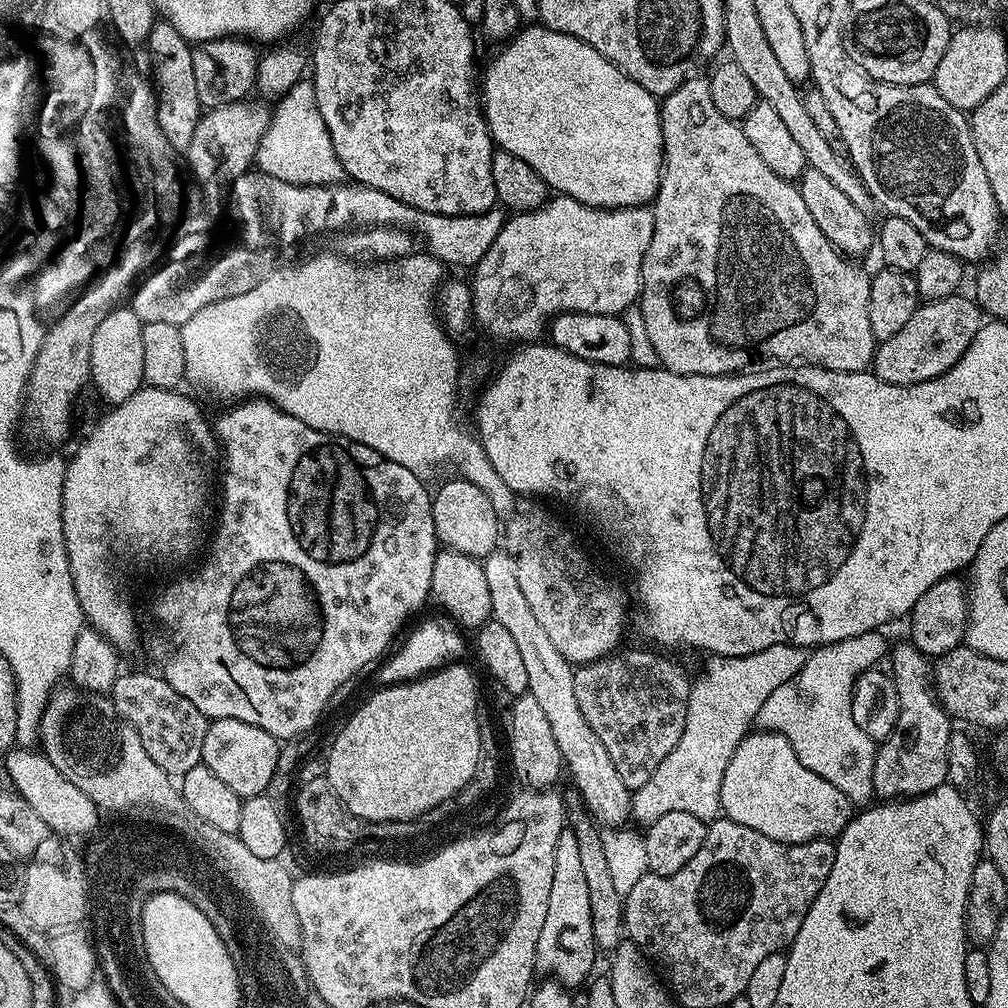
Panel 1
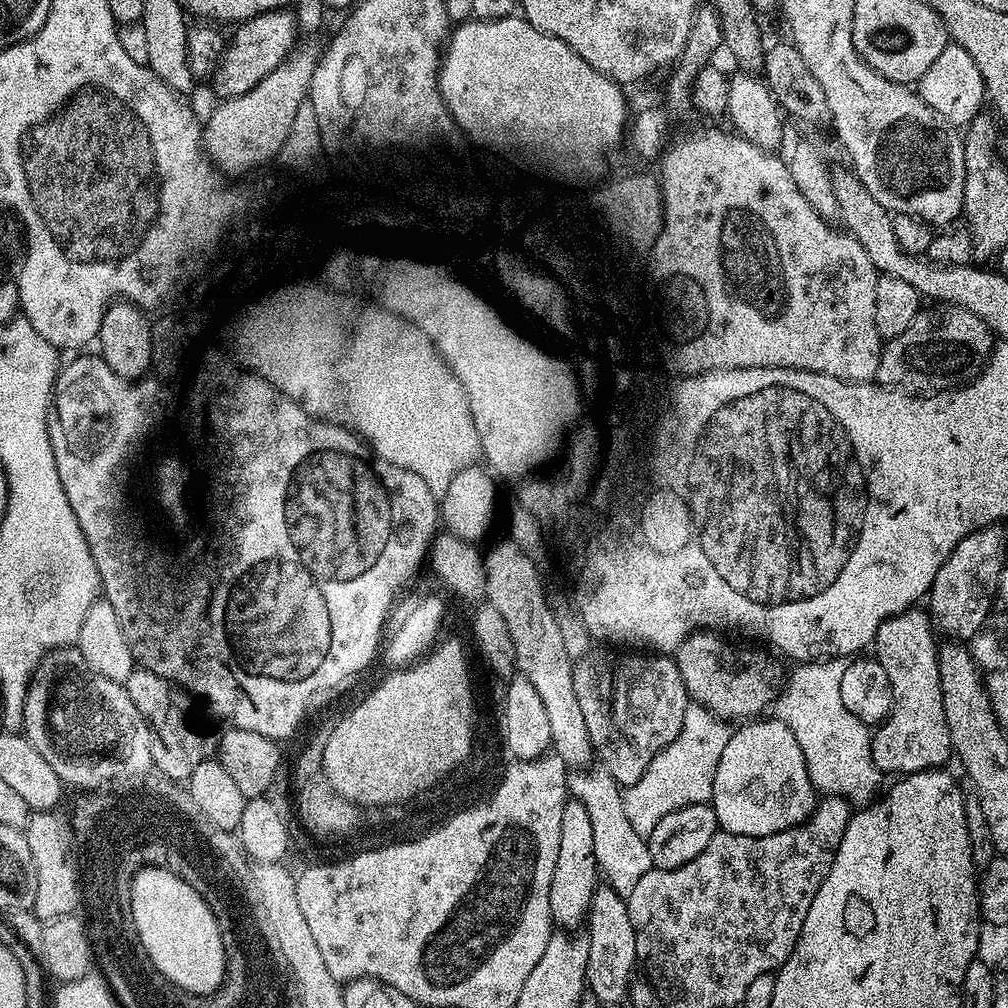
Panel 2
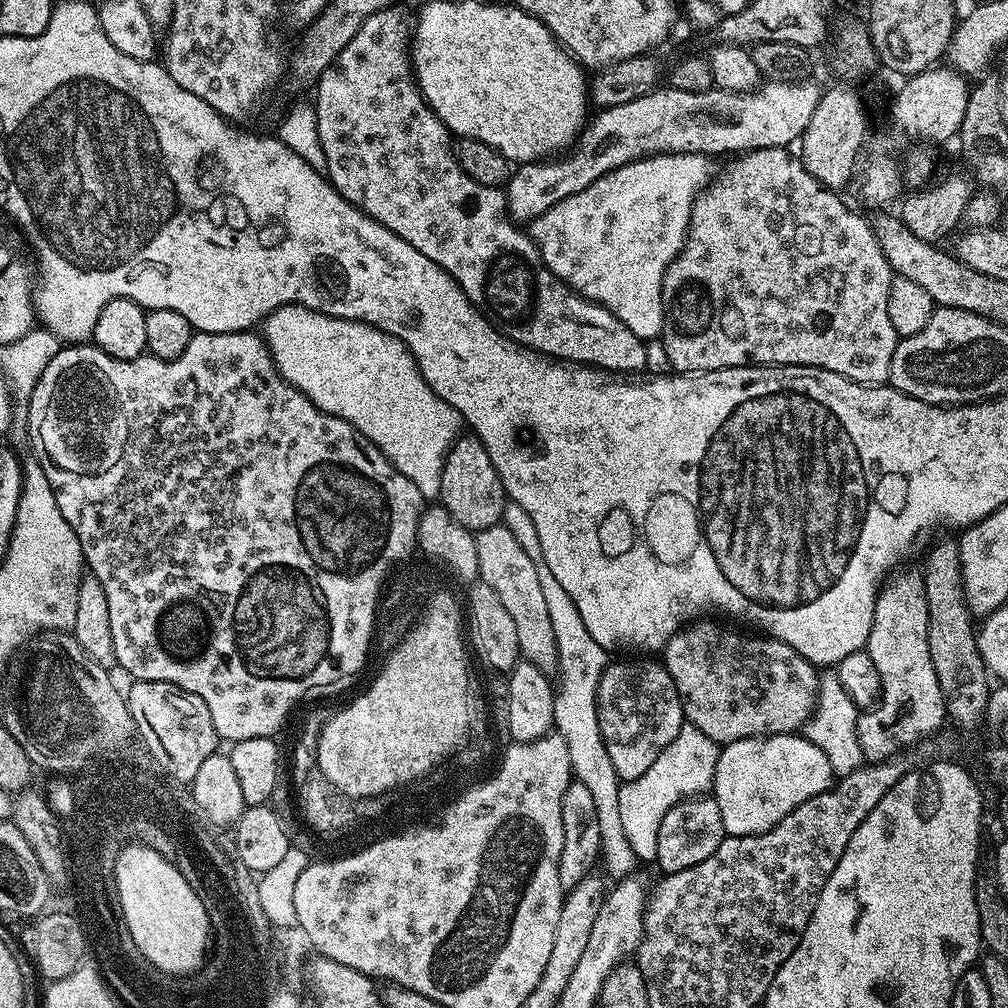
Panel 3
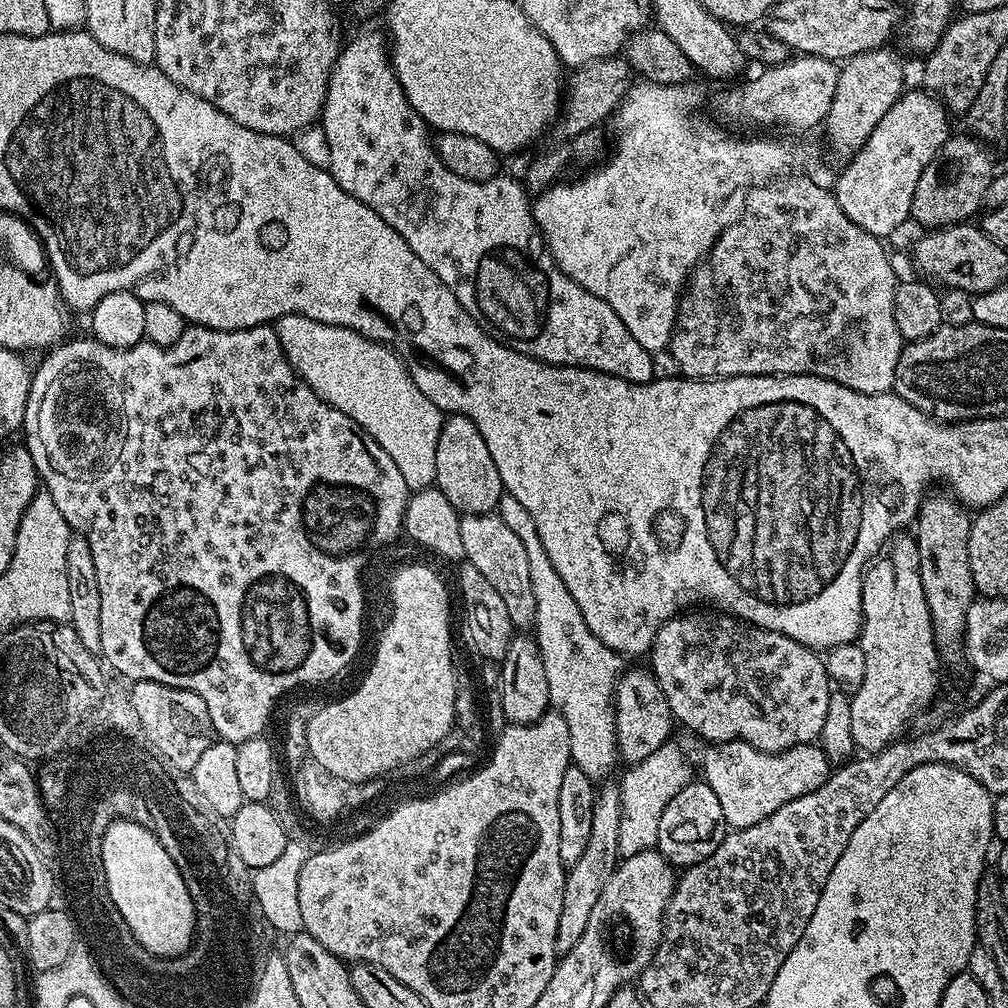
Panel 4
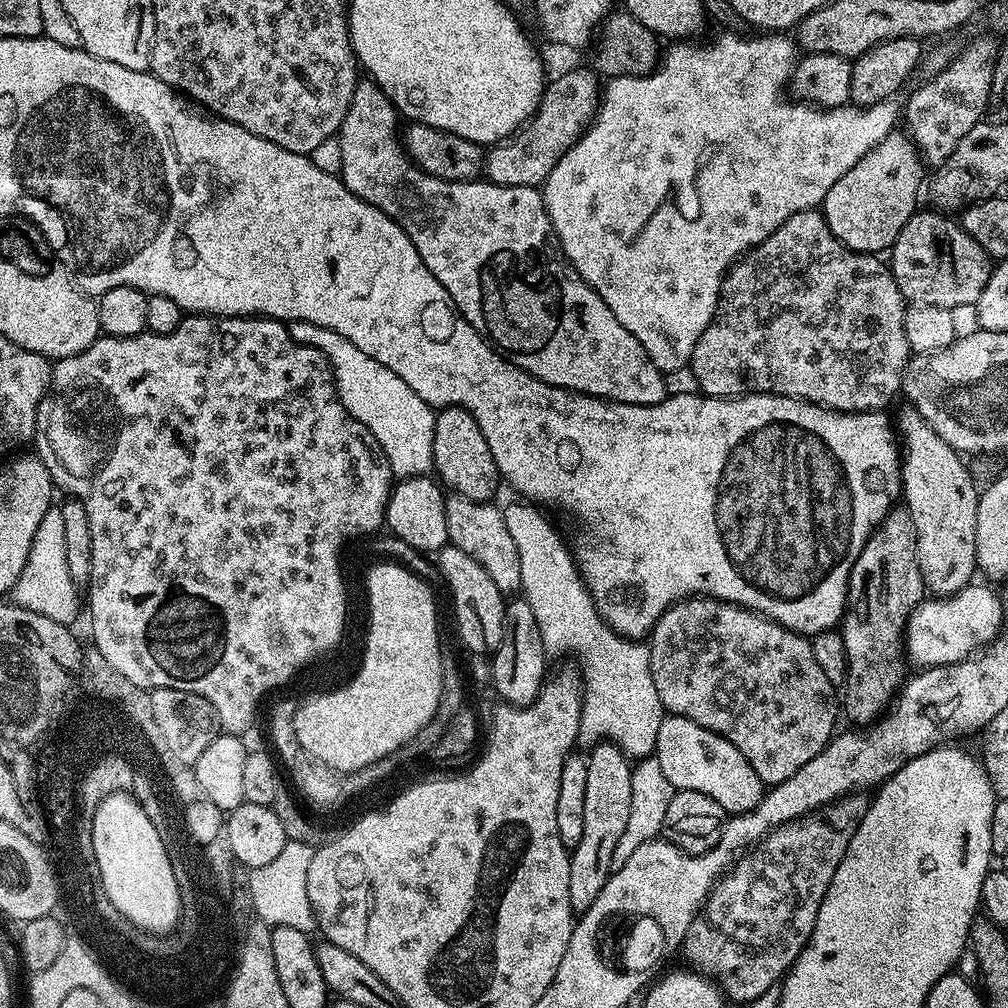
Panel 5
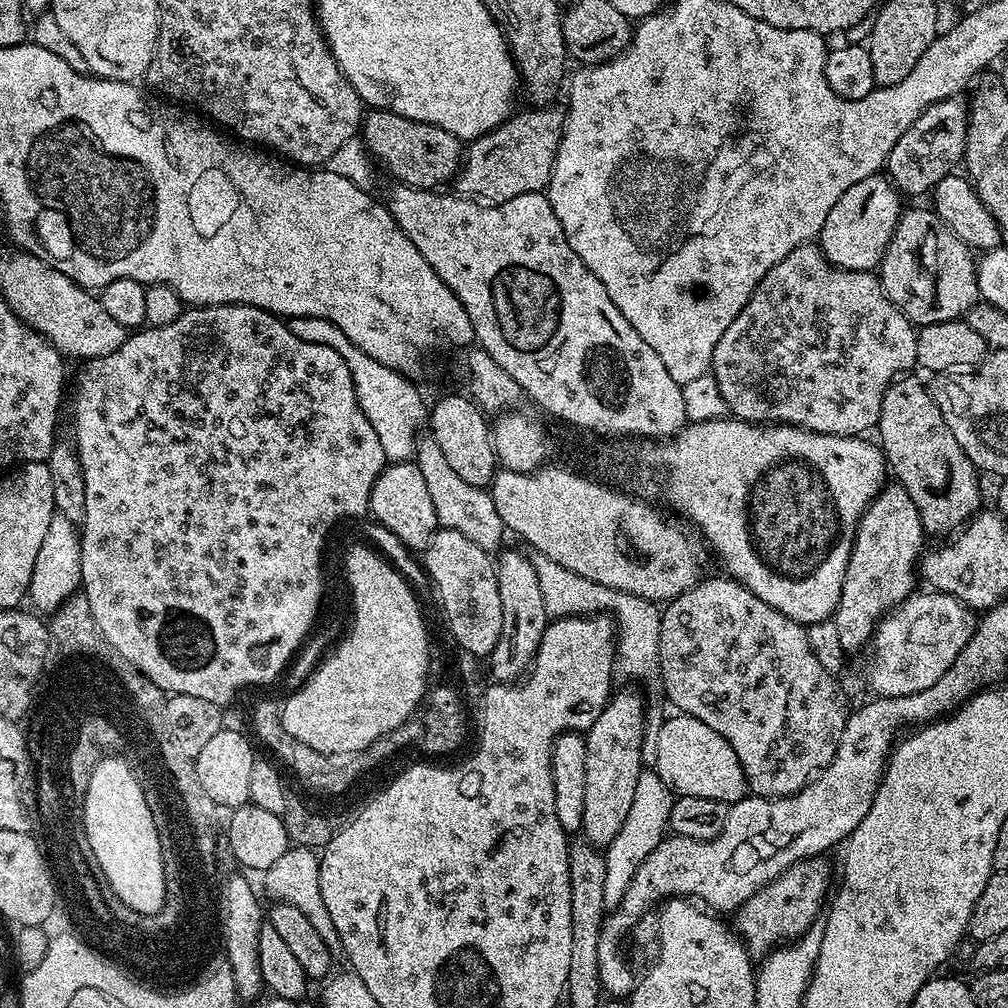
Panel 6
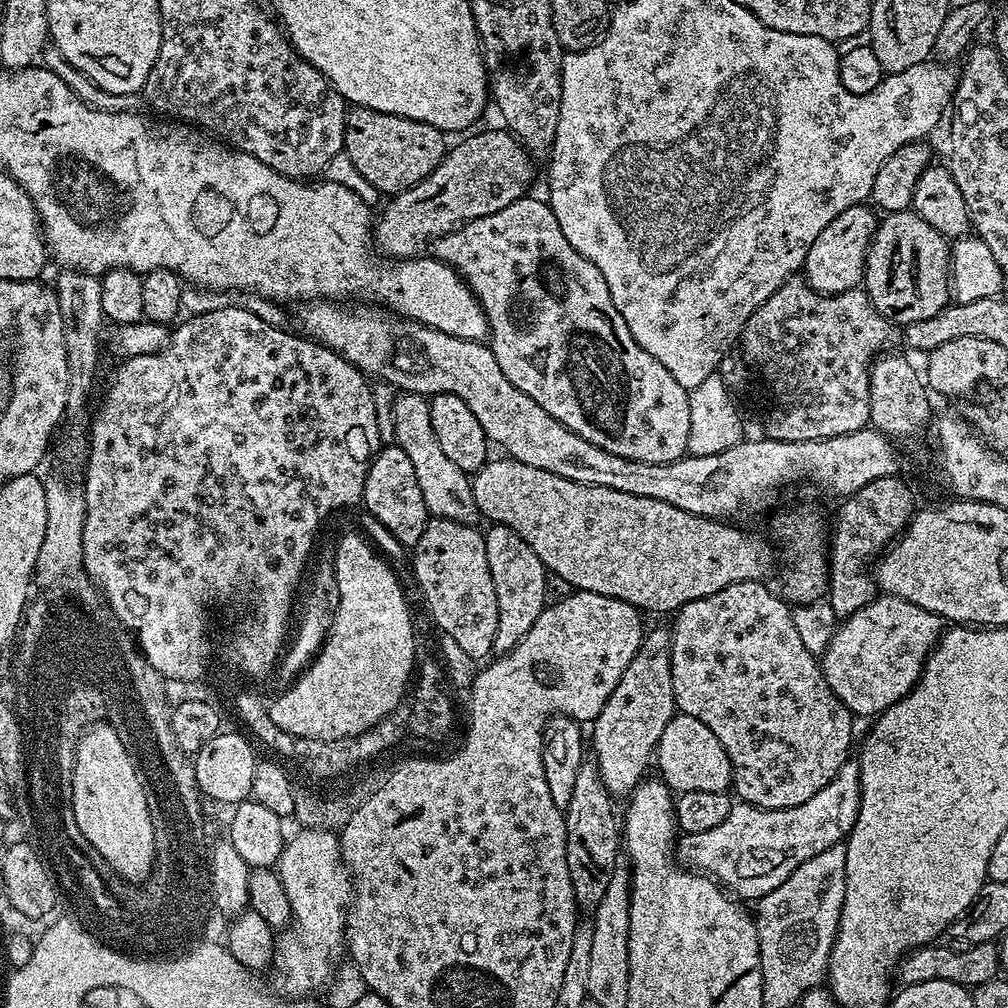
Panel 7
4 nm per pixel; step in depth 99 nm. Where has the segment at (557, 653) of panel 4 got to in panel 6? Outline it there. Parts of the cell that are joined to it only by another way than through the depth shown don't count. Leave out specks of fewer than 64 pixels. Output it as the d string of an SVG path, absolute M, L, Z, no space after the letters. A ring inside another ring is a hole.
M537 555L532 560L532 566L538 576L538 587L542 590L542 602L549 617L559 618L562 616L590 616L593 614L614 615L614 643L616 654L614 657L615 667L624 676L644 676L648 671L653 671L654 665L660 659L660 613L661 609L653 601L643 600L637 596L631 596L625 592L613 592L612 589L596 582L590 582L590 578L582 578L582 574L574 574L574 570L566 570L566 566L560 566L550 558Z

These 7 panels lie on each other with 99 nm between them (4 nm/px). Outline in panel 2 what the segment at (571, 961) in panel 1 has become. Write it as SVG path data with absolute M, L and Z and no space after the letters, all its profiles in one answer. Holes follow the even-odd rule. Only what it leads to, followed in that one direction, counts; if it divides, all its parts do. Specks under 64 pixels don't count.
M569 799L562 810L562 839L558 841L558 862L554 862L554 882L550 882L550 914L557 929L576 930L579 924L581 927L585 923L597 883L590 814L586 814L586 806L582 806L582 802Z

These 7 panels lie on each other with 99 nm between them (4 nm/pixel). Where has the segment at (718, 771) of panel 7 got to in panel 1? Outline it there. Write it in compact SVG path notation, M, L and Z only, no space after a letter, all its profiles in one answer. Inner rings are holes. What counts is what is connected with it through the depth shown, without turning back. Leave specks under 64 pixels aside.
M763 730L749 732L734 752L734 758L730 758L728 772L722 774L720 806L727 819L742 822L742 826L750 826L750 830L758 830L758 834L766 834L766 838L774 838L774 842L783 844L839 837L854 815L854 805L838 786L830 786L826 778L818 778L814 770L806 770L782 734Z

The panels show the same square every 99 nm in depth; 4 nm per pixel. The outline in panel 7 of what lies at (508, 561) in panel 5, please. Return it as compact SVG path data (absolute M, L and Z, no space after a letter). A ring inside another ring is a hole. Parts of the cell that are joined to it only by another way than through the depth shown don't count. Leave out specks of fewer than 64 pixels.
M400 394L392 402L392 440L401 448L414 465L418 486L422 490L422 502L426 502L429 517L438 520L453 520L475 525L481 519L478 506L474 502L472 481L469 473L458 470L438 442L434 425L430 423L430 406L423 396Z

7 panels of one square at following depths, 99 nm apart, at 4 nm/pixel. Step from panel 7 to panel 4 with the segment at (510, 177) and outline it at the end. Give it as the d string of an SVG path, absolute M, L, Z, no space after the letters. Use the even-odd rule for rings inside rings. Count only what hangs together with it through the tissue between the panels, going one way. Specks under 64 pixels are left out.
M609 58L595 60L584 64L581 68L571 73L572 77L566 80L566 95L562 100L562 111L558 117L560 132L564 138L571 138L582 134L591 128L597 128L602 120L619 109L624 100L624 95L634 84L634 70L623 58Z

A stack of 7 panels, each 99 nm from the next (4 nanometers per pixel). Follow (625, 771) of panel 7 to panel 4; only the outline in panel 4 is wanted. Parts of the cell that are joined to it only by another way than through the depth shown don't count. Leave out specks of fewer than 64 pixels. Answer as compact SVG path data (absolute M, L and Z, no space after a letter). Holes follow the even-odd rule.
M605 783L597 791L594 802L594 818L590 818L590 843L586 845L586 851L582 858L574 862L567 869L562 890L562 915L558 917L558 938L556 939L556 951L563 954L570 951L582 938L586 925L590 923L590 914L602 898L602 890L606 890L606 882L614 874L618 861L621 859L618 850L618 826L622 822L622 802L620 790L615 783Z

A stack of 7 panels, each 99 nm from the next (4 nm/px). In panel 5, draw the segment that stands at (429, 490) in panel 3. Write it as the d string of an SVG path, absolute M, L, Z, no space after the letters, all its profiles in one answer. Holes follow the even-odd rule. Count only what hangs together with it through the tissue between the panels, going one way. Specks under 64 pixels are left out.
M297 320L288 324L288 332L299 344L316 348L328 359L342 406L355 420L362 422L370 434L374 434L378 446L382 446L390 462L393 477L426 476L433 471L432 443L436 412L431 404L422 402L422 398L418 398L418 394L414 394L414 390L410 390L410 386L406 386L406 382L394 374L394 370L386 370L382 362L370 358L370 354L362 354L362 350L358 350L354 342L342 338L342 334Z

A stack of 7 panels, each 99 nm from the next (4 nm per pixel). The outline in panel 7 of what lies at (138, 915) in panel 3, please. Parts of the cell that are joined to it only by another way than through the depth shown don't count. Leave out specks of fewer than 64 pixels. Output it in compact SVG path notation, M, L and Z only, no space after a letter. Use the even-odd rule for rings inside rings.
M96 728L87 735L87 739L80 746L79 763L73 765L73 778L76 779L76 804L73 808L79 816L80 827L88 834L88 839L100 848L116 869L124 872L125 876L144 876L148 869L148 860L152 850L151 833L149 831L148 816L144 809L142 782L135 772L135 762L126 746L116 740L108 728Z

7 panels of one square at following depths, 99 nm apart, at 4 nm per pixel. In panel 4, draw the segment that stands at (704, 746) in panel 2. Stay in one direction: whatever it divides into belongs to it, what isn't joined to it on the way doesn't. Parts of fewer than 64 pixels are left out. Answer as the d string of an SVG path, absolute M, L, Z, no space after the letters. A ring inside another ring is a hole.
M669 742L662 745L650 758L631 765L621 780L618 780L620 801L622 802L622 822L618 826L618 850L621 857L642 854L655 849L658 842L658 822L662 818L662 810L693 779L688 769L688 760Z

